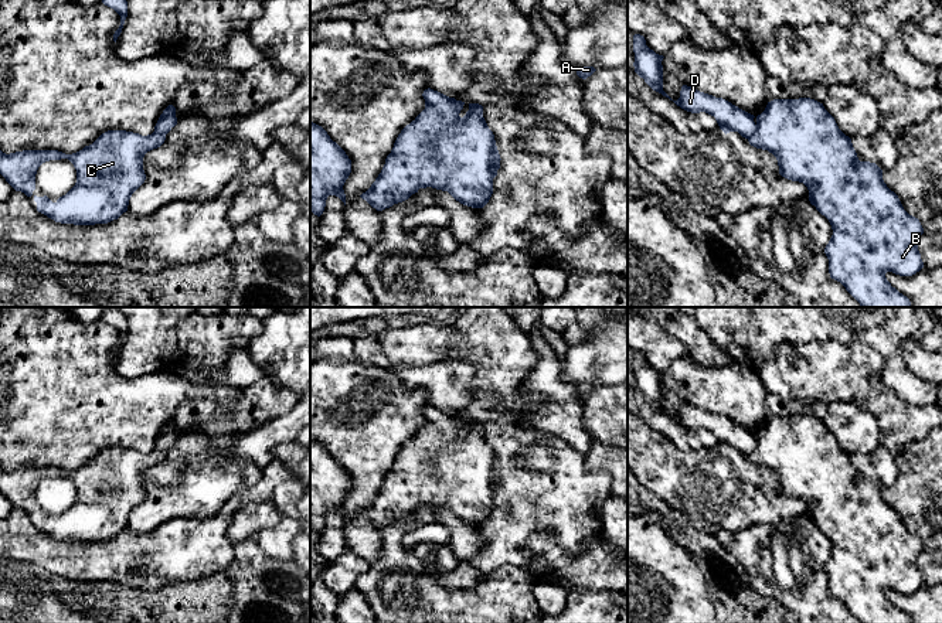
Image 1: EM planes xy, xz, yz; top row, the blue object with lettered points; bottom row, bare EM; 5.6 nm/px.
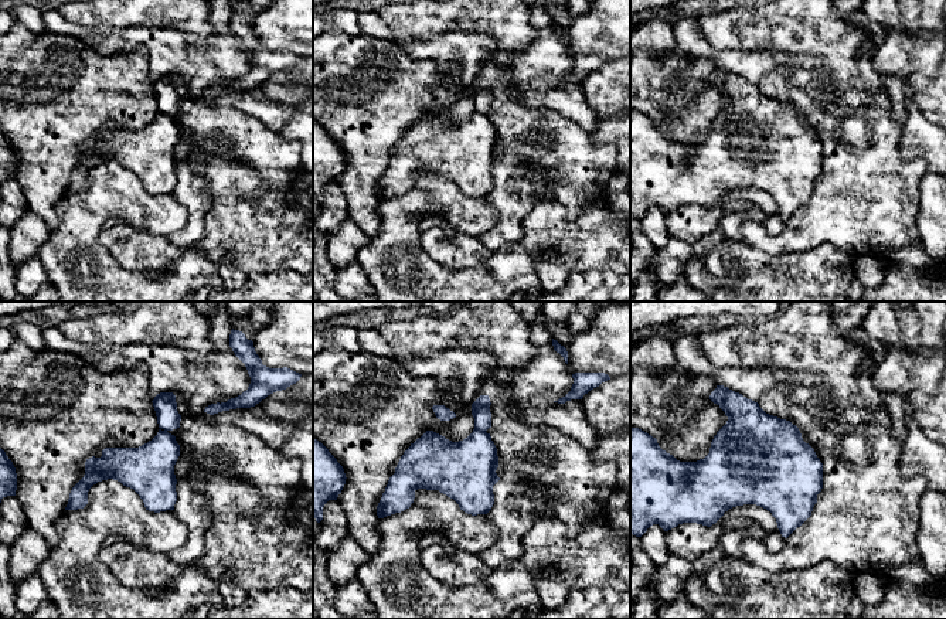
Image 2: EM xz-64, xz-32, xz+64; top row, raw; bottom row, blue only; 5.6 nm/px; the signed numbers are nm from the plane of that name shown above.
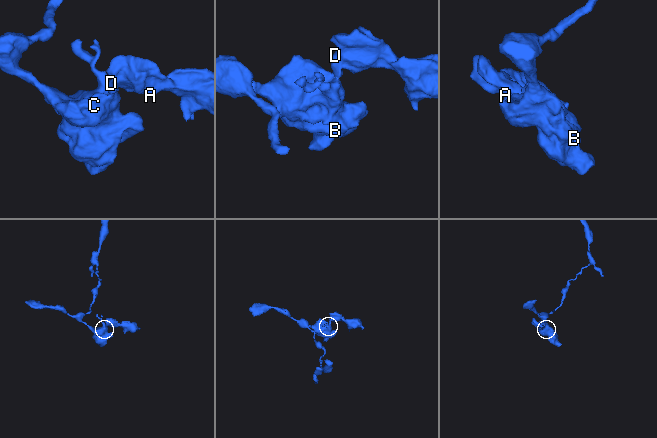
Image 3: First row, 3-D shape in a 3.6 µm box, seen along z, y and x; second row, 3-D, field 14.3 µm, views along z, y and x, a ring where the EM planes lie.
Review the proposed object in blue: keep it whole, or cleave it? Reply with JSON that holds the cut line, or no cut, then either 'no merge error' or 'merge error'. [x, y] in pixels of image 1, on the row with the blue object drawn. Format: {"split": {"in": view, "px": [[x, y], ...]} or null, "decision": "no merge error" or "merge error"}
{"split": {"in": "yz", "px": [[757, 125], [757, 129], [747, 138]]}, "decision": "merge error"}

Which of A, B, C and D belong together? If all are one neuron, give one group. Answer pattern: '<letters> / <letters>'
A D / B C

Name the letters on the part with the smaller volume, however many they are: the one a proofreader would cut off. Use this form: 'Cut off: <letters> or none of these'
Cut off: A, D

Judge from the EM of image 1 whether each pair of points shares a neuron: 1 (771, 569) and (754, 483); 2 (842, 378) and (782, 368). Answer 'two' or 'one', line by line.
1: two
2: one

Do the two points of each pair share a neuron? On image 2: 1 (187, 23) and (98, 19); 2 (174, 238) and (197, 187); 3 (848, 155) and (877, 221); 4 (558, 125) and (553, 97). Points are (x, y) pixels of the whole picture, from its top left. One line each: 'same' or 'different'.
1: same
2: same
3: same
4: different

